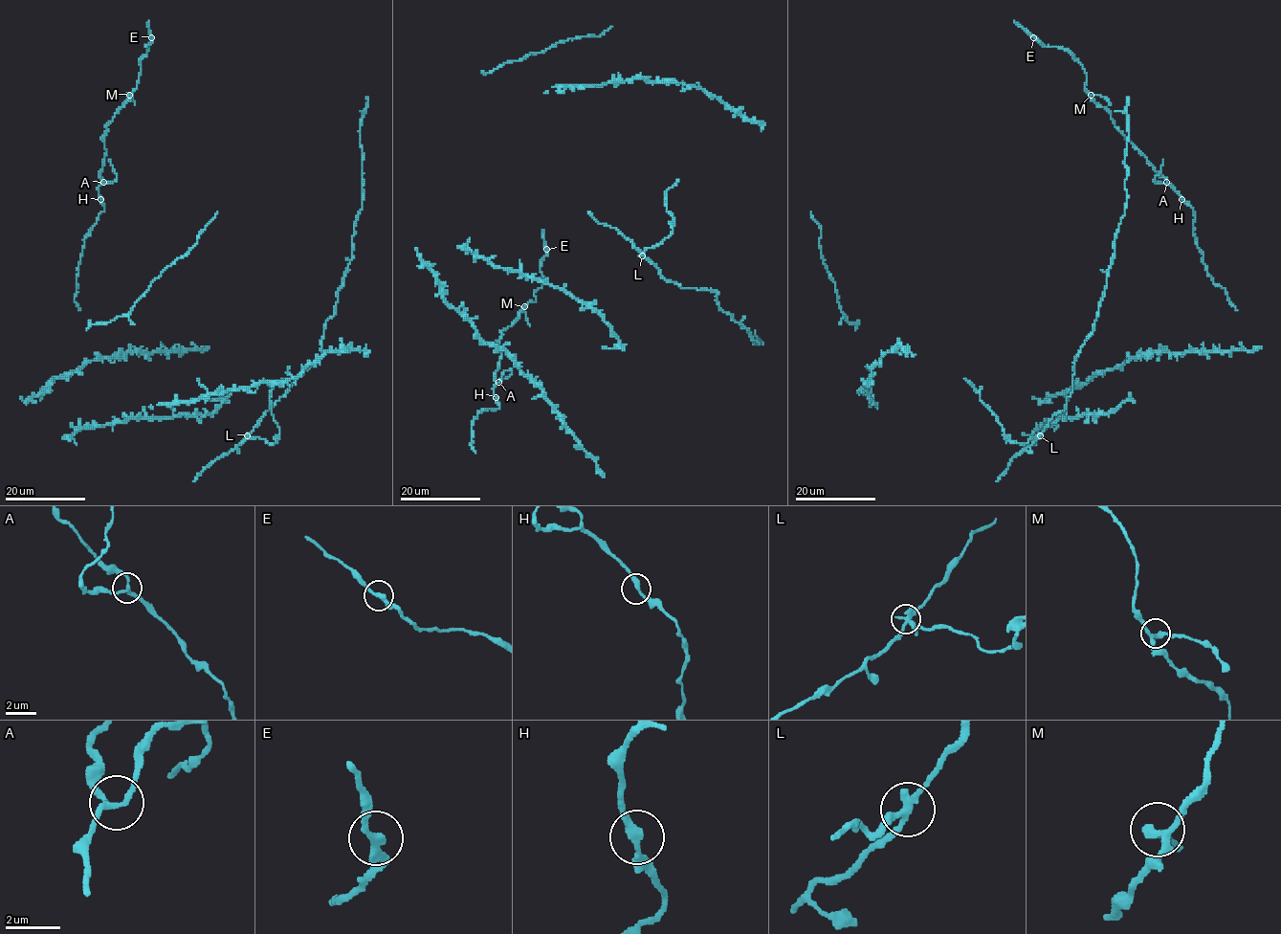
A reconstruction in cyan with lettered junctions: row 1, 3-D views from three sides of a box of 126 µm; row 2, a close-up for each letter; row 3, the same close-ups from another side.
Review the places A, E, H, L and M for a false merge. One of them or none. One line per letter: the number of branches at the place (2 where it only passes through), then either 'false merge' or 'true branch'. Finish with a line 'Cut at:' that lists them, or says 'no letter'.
A: 3 | true branch
E: 2 | true branch
H: 2 | true branch
L: 3 | false merge
M: 3 | true branch
Cut at: L

